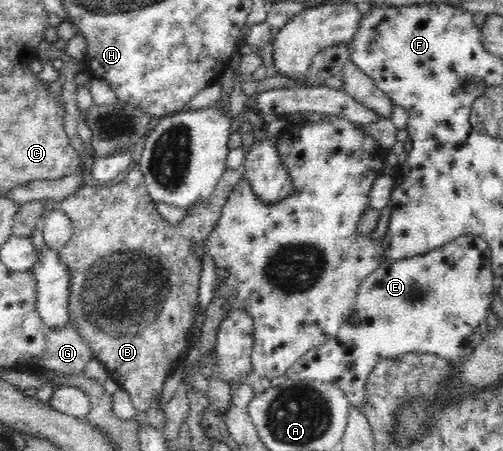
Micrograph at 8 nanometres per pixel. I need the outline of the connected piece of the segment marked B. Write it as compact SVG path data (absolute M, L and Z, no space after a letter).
M134 167L130 172L118 180L108 184L108 186L97 185L90 182L89 185L82 186L74 195L66 196L66 199L61 201L60 210L62 210L68 218L72 221L74 231L72 231L72 238L66 243L60 251L60 258L68 264L70 270L72 289L70 289L70 307L69 307L69 321L80 332L80 335L90 344L94 352L94 358L100 361L111 374L111 379L119 384L119 387L125 389L131 397L131 403L136 410L145 412L154 399L158 399L165 381L170 377L177 376L179 370L184 368L184 363L188 359L189 347L192 347L192 330L193 323L196 323L198 313L198 294L200 285L200 272L202 271L202 257L196 255L196 243L205 243L208 245L212 231L216 229L216 224L220 221L222 208L227 204L228 198L232 190L240 183L244 177L244 170L239 168L226 168L222 174L216 189L212 195L204 201L196 204L188 211L182 226L177 229L172 227L170 223L164 221L163 217L158 212L157 202L155 202L148 193L144 174L138 167Z

